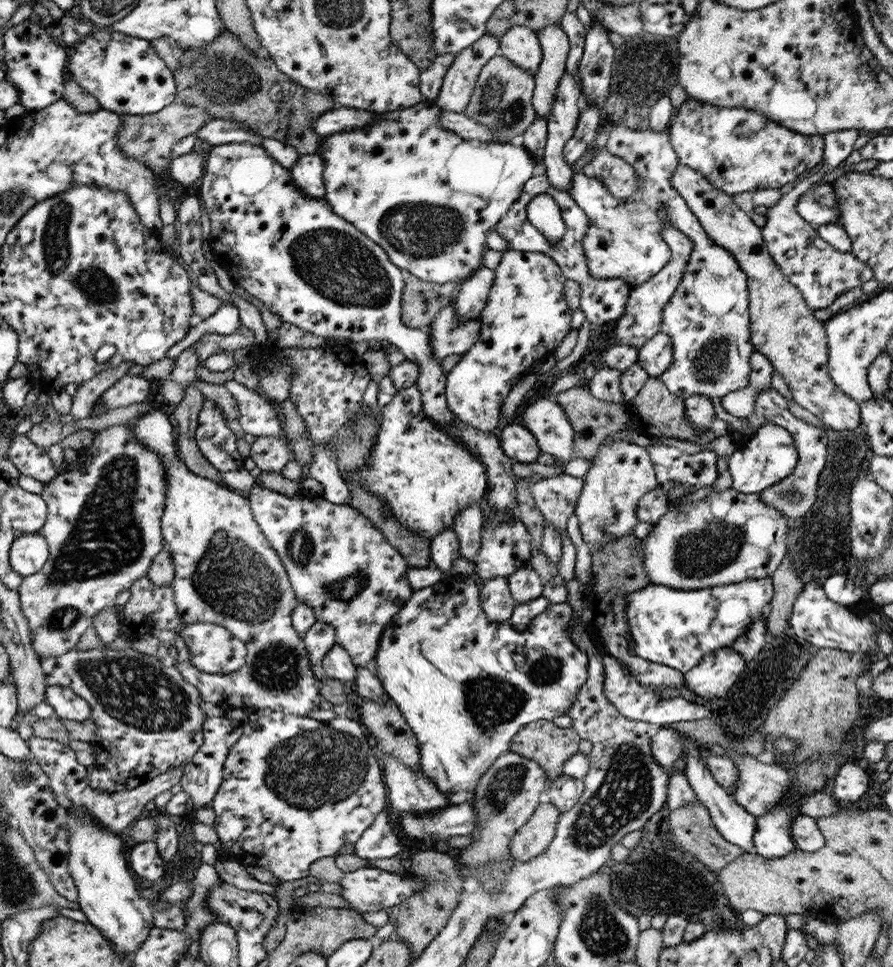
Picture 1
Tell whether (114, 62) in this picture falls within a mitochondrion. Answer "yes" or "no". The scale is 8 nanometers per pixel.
no

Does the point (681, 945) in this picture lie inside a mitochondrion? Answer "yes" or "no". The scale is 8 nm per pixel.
no

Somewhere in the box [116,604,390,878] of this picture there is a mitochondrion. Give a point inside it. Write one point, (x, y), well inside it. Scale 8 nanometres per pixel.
(312, 769)

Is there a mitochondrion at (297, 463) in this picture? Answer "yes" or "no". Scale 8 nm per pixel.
no

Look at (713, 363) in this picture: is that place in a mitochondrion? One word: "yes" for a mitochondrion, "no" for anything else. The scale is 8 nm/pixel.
yes

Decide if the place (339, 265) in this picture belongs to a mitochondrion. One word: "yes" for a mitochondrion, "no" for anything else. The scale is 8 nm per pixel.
yes

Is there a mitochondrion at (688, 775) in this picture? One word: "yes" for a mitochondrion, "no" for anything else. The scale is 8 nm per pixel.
no

